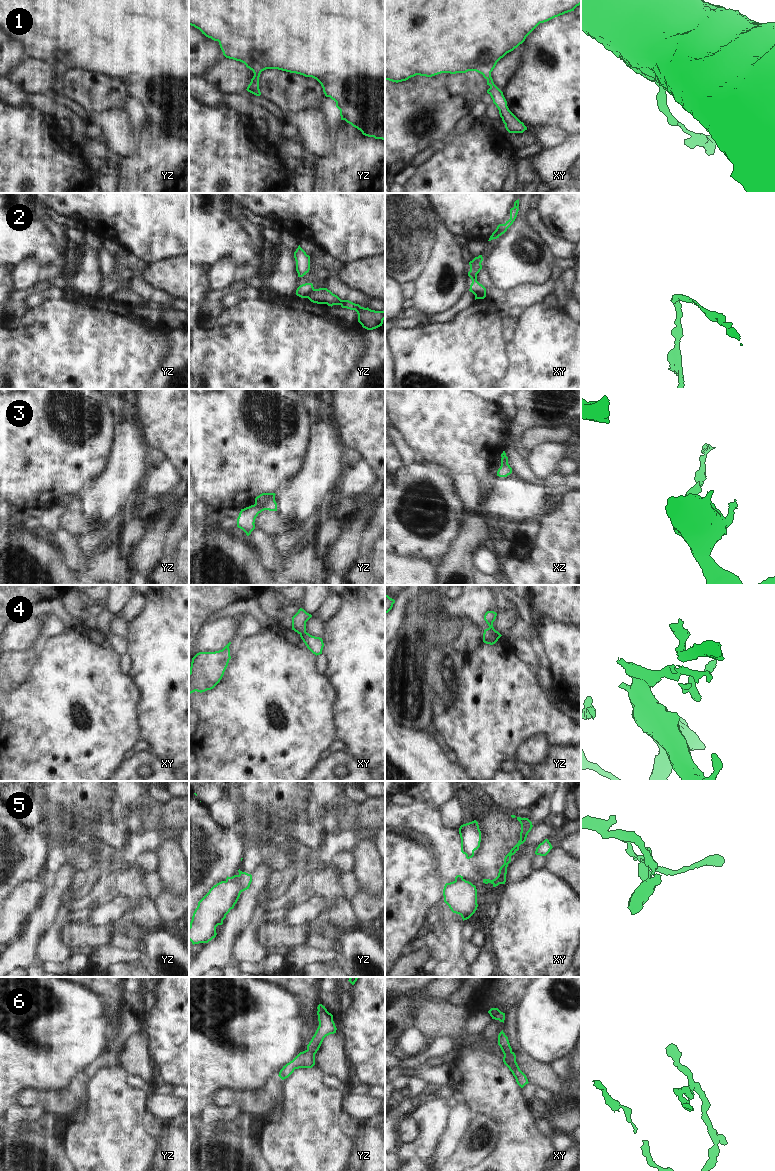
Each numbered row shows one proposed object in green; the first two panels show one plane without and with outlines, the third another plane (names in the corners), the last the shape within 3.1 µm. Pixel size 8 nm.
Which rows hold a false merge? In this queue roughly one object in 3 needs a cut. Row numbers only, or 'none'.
2, 3, 4, 5

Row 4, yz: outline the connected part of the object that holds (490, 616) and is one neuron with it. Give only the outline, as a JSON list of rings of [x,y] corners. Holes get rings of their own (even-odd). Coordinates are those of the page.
[[[487,611],[484,615],[484,620],[489,626],[489,629],[499,638],[502,636],[498,631],[496,631],[493,627],[493,622],[495,621],[497,613],[494,611]]]

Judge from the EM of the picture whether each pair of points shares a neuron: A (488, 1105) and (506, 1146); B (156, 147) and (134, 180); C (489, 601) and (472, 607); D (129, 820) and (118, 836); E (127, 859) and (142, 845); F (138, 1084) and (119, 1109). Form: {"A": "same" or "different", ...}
{"A": "same", "B": "same", "C": "same", "D": "different", "E": "same", "F": "different"}

